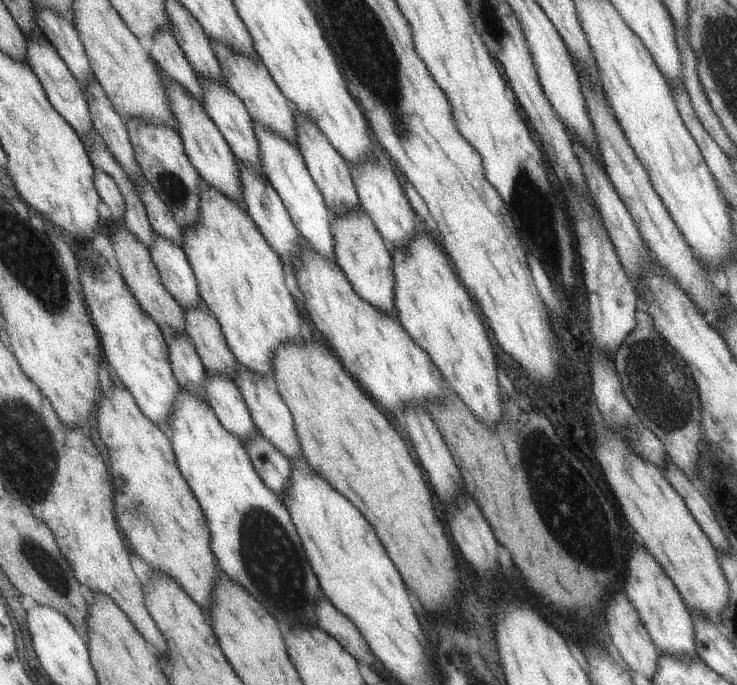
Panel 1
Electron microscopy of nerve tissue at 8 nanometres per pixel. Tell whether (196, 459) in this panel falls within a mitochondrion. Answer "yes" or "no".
no

